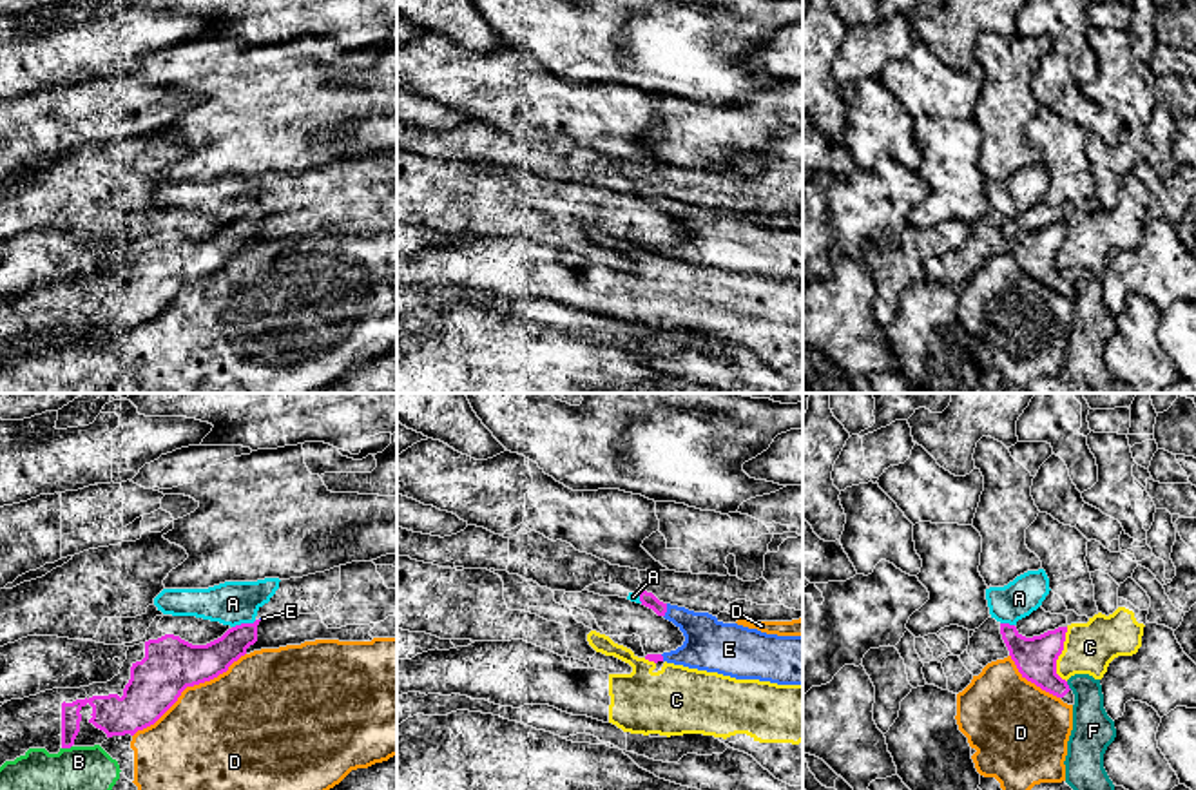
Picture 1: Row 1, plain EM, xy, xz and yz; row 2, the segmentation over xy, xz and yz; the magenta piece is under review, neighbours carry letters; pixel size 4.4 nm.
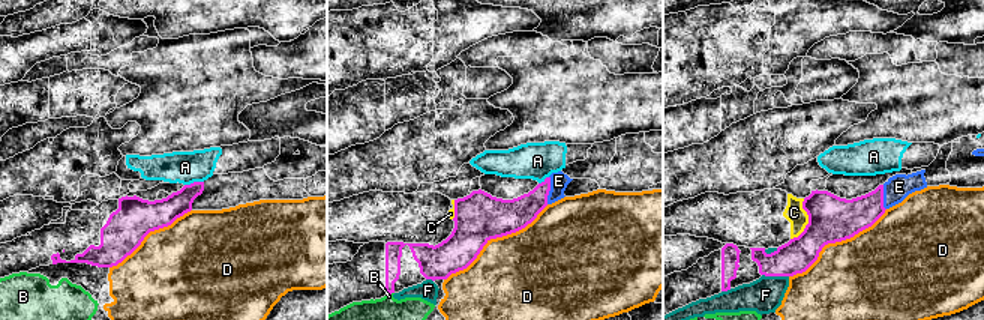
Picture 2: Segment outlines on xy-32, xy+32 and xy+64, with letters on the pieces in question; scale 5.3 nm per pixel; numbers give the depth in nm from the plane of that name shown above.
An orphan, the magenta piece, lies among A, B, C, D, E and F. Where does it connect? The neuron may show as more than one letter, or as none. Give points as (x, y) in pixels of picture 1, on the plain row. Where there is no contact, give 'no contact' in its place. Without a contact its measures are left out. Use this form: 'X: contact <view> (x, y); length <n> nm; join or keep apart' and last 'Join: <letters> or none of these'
A: contact xy (243, 218); length 120 nm; keep apart
B: contact xy (66, 341); length 50 nm; keep apart
C: contact yz (1060, 247); length 240 nm; keep apart
D: contact xy (187, 279); length 650 nm; keep apart
E: contact xz (665, 205); length 70 nm; join
F: contact yz (1068, 279); length 50 nm; keep apart
Join: E

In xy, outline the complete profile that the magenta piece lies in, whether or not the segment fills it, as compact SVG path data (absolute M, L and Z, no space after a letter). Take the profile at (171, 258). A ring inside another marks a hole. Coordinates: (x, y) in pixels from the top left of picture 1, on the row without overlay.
M259 216L236 219L207 239L192 239L179 230L165 228L129 241L120 268L107 277L53 283L4 297L0 301L0 361L25 350L29 342L58 348L62 342L101 339L112 330L134 330L154 319L187 281L217 272L245 250L246 243L257 236Z

